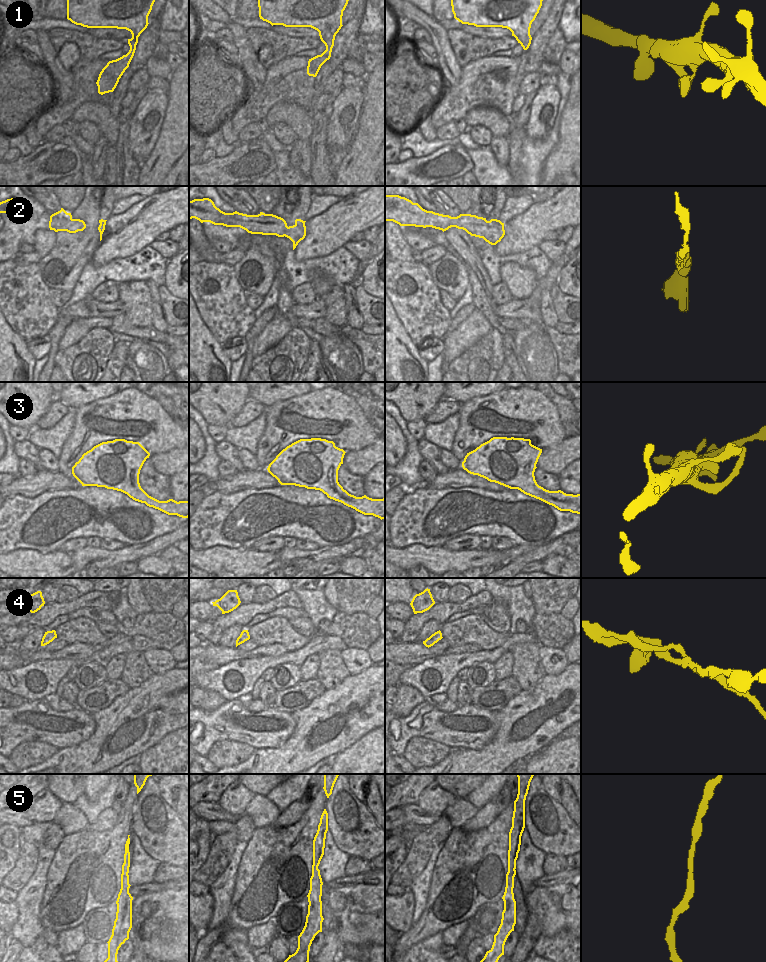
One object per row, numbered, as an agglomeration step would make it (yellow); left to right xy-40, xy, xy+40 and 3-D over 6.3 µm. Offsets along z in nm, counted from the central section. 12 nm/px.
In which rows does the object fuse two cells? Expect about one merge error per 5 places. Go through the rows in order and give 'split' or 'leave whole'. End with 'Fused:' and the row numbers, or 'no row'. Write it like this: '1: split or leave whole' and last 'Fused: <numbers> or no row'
1: leave whole
2: leave whole
3: leave whole
4: leave whole
5: leave whole
Fused: no row

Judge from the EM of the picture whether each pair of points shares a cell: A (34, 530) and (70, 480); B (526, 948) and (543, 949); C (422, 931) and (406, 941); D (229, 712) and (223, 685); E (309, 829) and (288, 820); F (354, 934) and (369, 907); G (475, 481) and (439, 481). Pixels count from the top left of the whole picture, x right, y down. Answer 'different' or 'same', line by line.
A: different
B: different
C: same
D: different
E: different
F: same
G: same

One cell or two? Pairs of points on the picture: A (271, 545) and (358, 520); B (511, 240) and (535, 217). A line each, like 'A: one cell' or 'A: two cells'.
A: two cells
B: one cell

